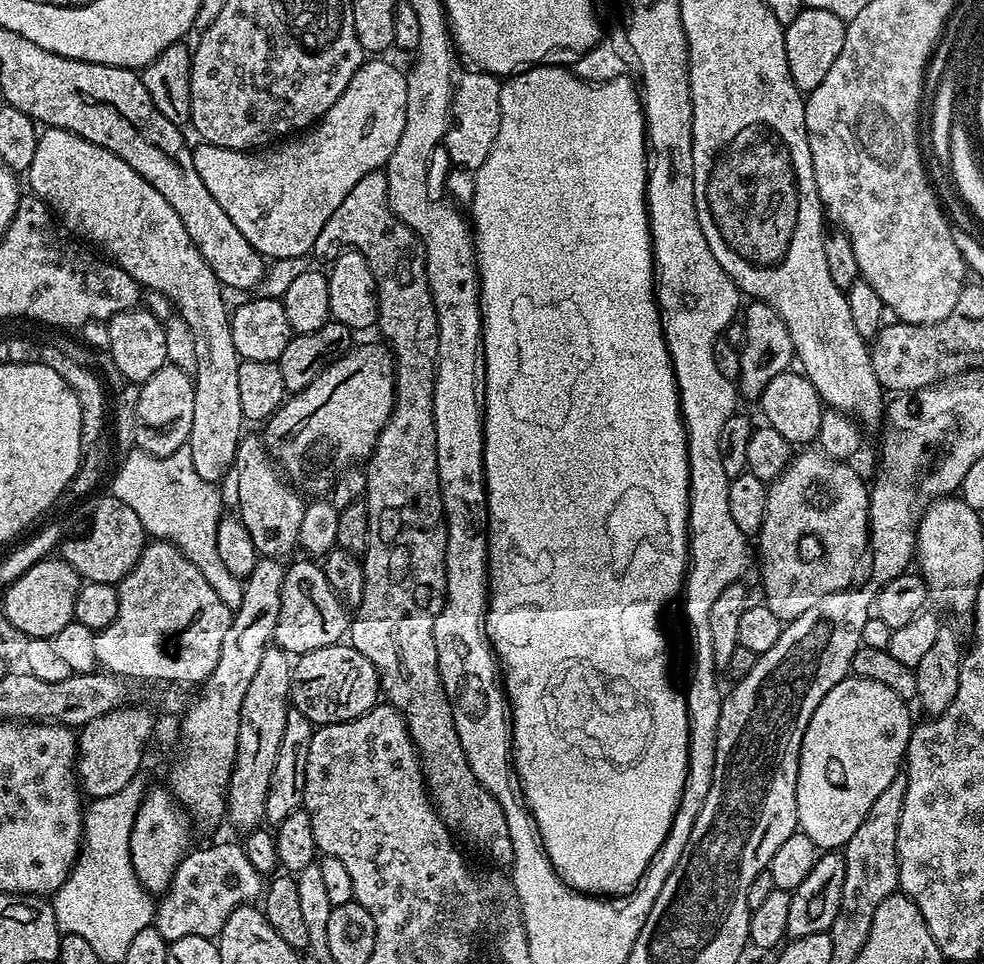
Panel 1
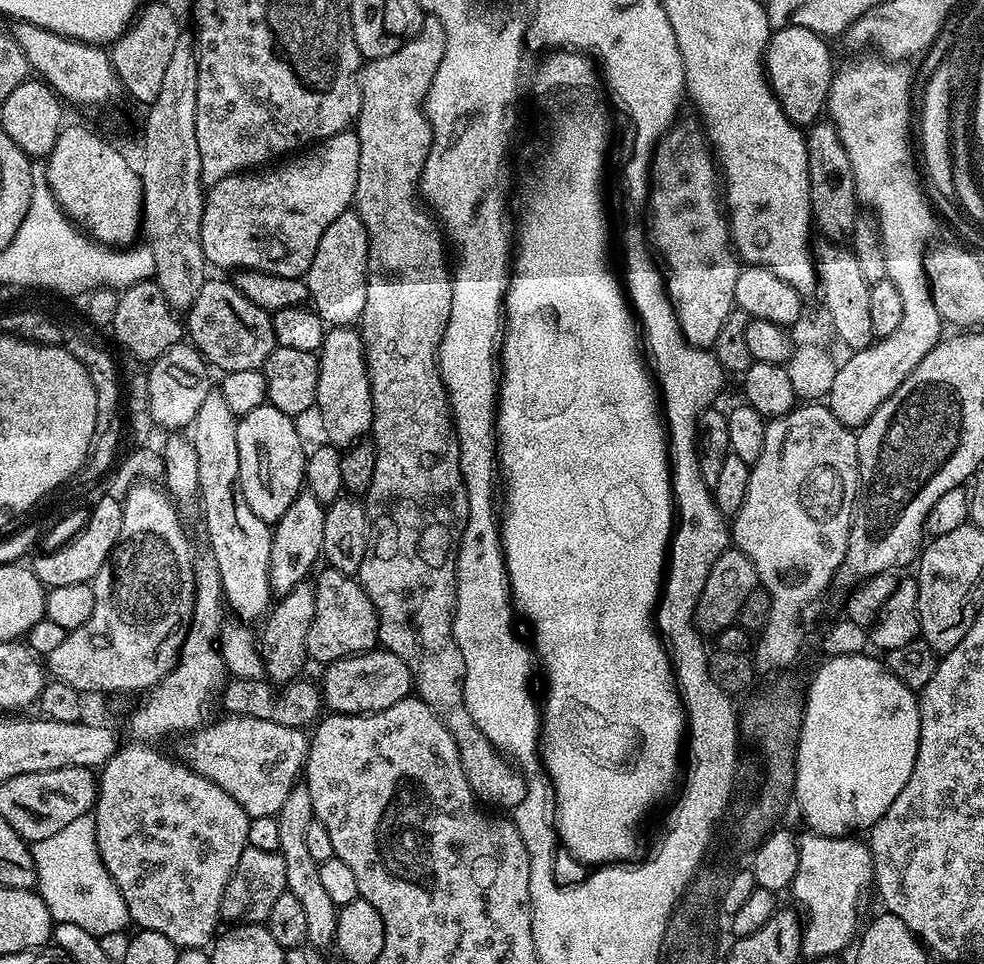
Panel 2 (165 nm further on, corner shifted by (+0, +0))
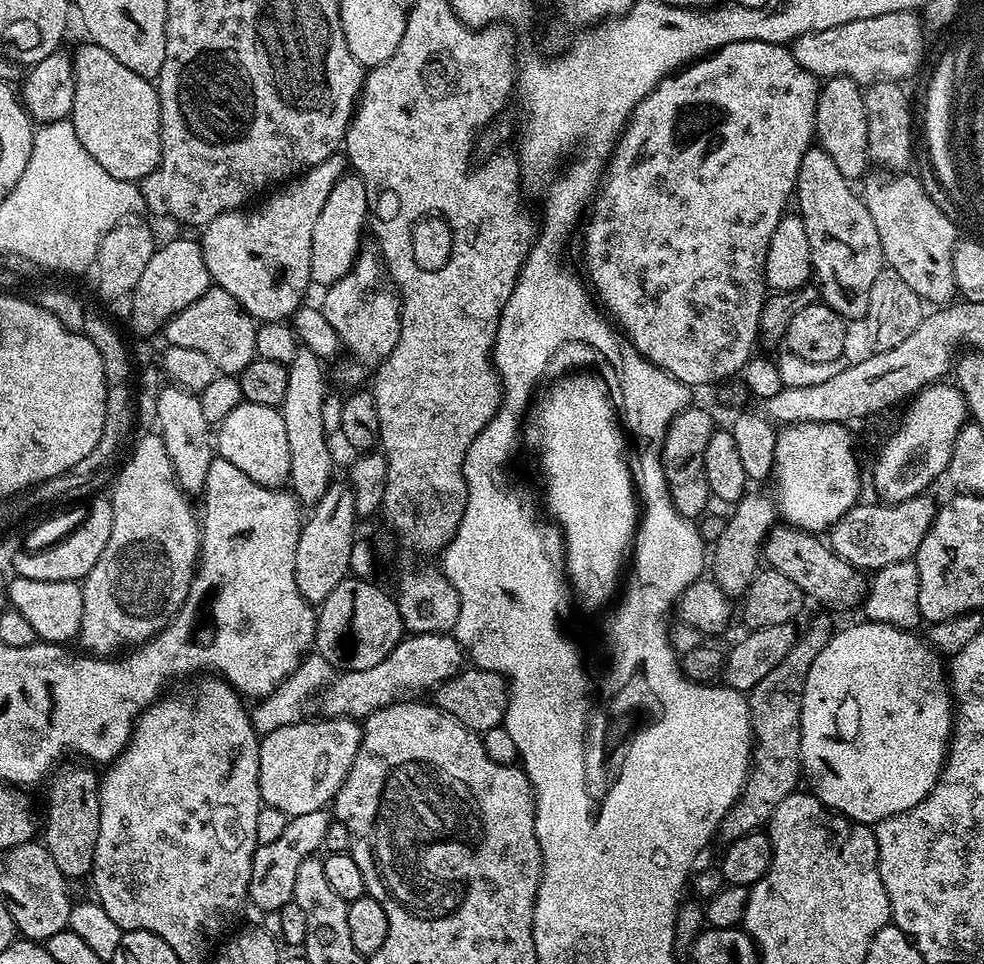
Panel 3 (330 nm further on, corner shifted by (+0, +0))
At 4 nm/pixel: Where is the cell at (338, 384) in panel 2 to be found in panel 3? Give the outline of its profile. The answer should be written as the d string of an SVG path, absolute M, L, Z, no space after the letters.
M361 250L354 266L350 266L350 270L342 274L338 282L327 285L325 292L328 293L324 296L322 311L326 322L334 326L346 352L361 364L344 364L337 370L336 376L344 384L363 385L370 376L370 372L364 368L375 369L381 360L391 354L394 346L398 346L400 302L397 293L386 283L386 272L379 255L368 250Z

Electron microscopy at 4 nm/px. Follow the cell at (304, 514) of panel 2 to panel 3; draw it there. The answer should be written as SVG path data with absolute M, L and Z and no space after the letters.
M303 346L297 347L294 354L294 362L287 364L288 377L286 378L286 398L280 403L279 409L282 414L282 422L286 422L286 439L290 446L290 474L288 475L288 484L290 491L301 505L311 506L317 504L326 494L329 485L334 482L332 476L332 452L328 449L330 436L324 432L322 424L322 404L326 393L324 387L324 368L325 361L317 358L310 349Z

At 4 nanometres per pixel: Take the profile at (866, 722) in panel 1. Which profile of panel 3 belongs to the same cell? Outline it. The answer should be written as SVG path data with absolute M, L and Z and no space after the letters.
M859 622L849 628L837 631L822 646L822 654L814 658L814 666L810 666L810 674L806 674L804 693L802 694L802 772L806 777L807 787L812 795L842 816L849 816L860 824L875 826L880 821L898 815L899 812L918 806L934 790L940 772L944 769L944 761L948 758L948 745L952 739L954 723L954 701L952 690L946 675L946 664L939 652L929 646L923 639L916 637L915 631L907 628L895 628L889 624Z

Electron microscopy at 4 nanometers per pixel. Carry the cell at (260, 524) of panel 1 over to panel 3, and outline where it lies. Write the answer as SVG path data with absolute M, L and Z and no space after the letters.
M241 402L226 414L224 421L219 424L214 432L214 448L218 453L219 459L238 466L246 478L250 478L258 486L263 488L278 488L288 484L290 474L290 446L286 439L286 422L282 422L282 414L279 408L270 406L258 406Z

